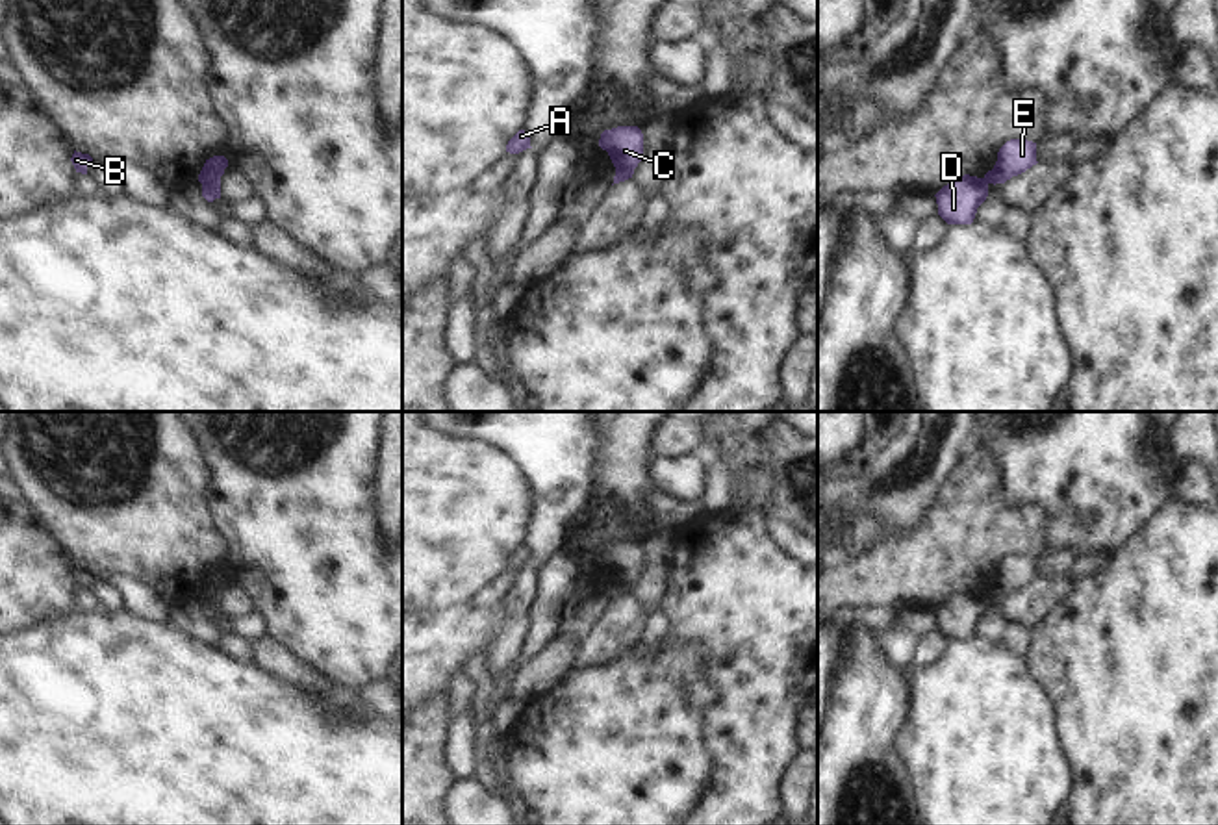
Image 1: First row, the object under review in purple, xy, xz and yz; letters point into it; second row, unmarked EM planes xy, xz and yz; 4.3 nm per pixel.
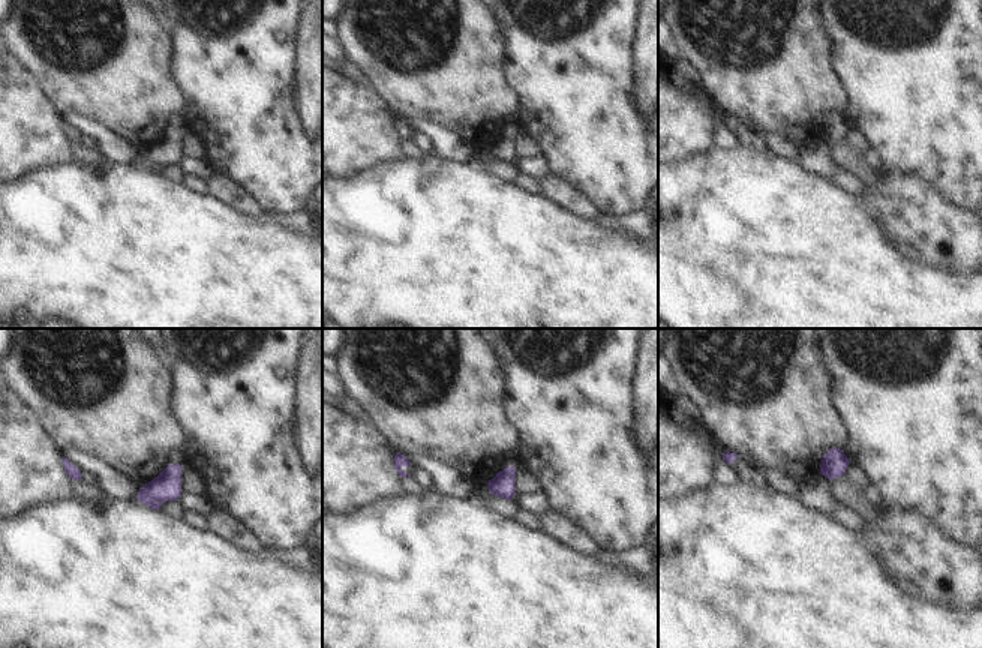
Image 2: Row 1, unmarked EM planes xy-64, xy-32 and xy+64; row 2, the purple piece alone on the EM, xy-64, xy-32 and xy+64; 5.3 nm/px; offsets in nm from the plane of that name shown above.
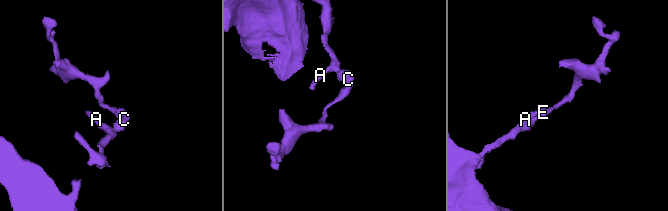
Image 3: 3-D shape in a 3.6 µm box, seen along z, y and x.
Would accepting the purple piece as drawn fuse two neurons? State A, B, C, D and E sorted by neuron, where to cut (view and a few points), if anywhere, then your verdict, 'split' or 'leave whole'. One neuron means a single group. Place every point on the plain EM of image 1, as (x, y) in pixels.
groups A B C D / E; cut xy (219, 592), (202, 599); split

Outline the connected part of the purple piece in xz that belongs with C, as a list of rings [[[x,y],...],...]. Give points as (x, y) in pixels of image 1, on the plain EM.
[[[638,541],[604,545],[599,562],[608,567],[614,582],[634,586],[643,573],[643,549]]]

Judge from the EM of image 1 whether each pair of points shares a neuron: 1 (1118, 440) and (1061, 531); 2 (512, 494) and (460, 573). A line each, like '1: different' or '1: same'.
1: same
2: same

